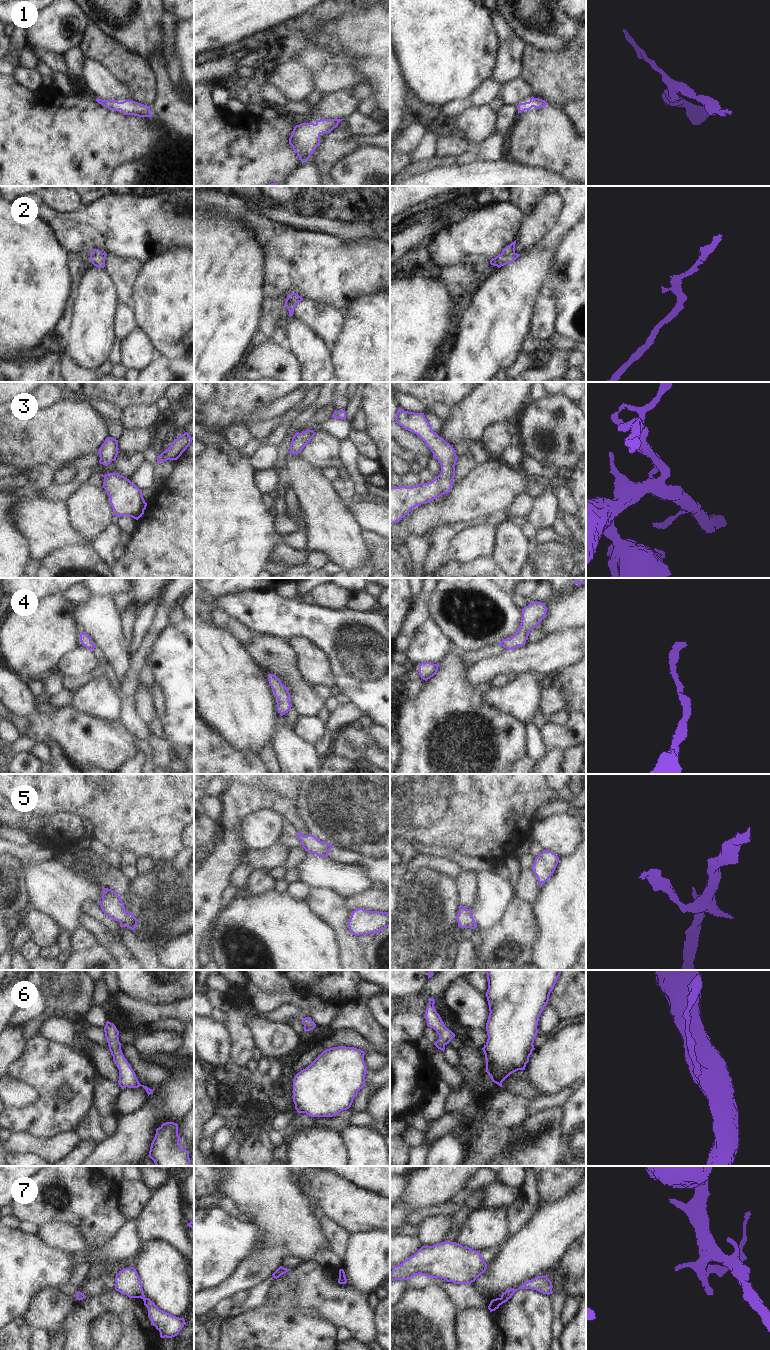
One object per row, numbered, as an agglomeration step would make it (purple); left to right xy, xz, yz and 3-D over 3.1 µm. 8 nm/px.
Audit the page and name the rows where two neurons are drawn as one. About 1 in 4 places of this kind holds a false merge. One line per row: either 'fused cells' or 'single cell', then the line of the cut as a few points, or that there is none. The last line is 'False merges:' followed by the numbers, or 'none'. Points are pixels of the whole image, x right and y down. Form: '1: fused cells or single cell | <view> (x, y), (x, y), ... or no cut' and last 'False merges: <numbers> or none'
1: single cell | no cut
2: single cell | no cut
3: single cell | no cut
4: single cell | no cut
5: single cell | no cut
6: single cell | no cut
7: fused cells | yz (501, 1297), (507, 1299)
False merges: 7

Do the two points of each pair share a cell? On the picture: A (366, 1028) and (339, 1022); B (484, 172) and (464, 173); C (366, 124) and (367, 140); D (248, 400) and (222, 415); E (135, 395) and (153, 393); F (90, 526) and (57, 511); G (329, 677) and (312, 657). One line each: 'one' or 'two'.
A: one
B: one
C: two
D: one
E: one
F: two
G: one

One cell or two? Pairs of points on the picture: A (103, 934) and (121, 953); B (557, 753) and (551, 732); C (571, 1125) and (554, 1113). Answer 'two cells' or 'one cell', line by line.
A: one cell
B: two cells
C: two cells

